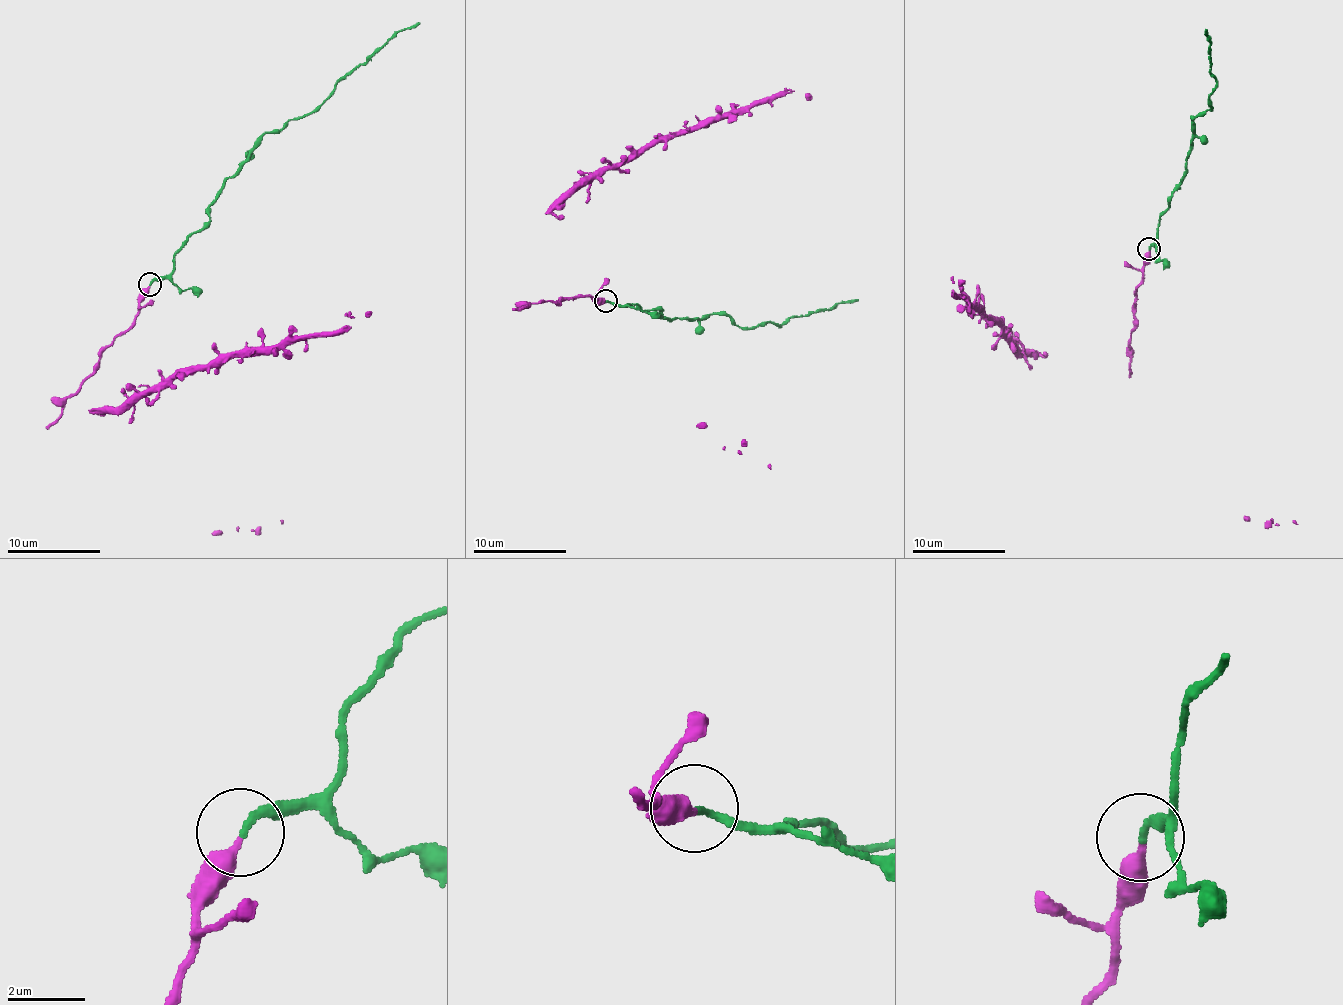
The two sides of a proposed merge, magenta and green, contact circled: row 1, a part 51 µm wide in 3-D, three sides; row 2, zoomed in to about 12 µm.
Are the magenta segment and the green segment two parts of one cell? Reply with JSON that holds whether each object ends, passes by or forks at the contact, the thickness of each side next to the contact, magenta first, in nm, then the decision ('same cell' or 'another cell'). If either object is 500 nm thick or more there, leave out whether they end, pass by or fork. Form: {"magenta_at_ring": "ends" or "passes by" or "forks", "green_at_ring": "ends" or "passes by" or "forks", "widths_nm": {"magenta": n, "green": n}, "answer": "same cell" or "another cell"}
{"magenta_at_ring": "ends", "green_at_ring": "ends", "widths_nm": {"magenta": 360, "green": 190}, "answer": "same cell"}

